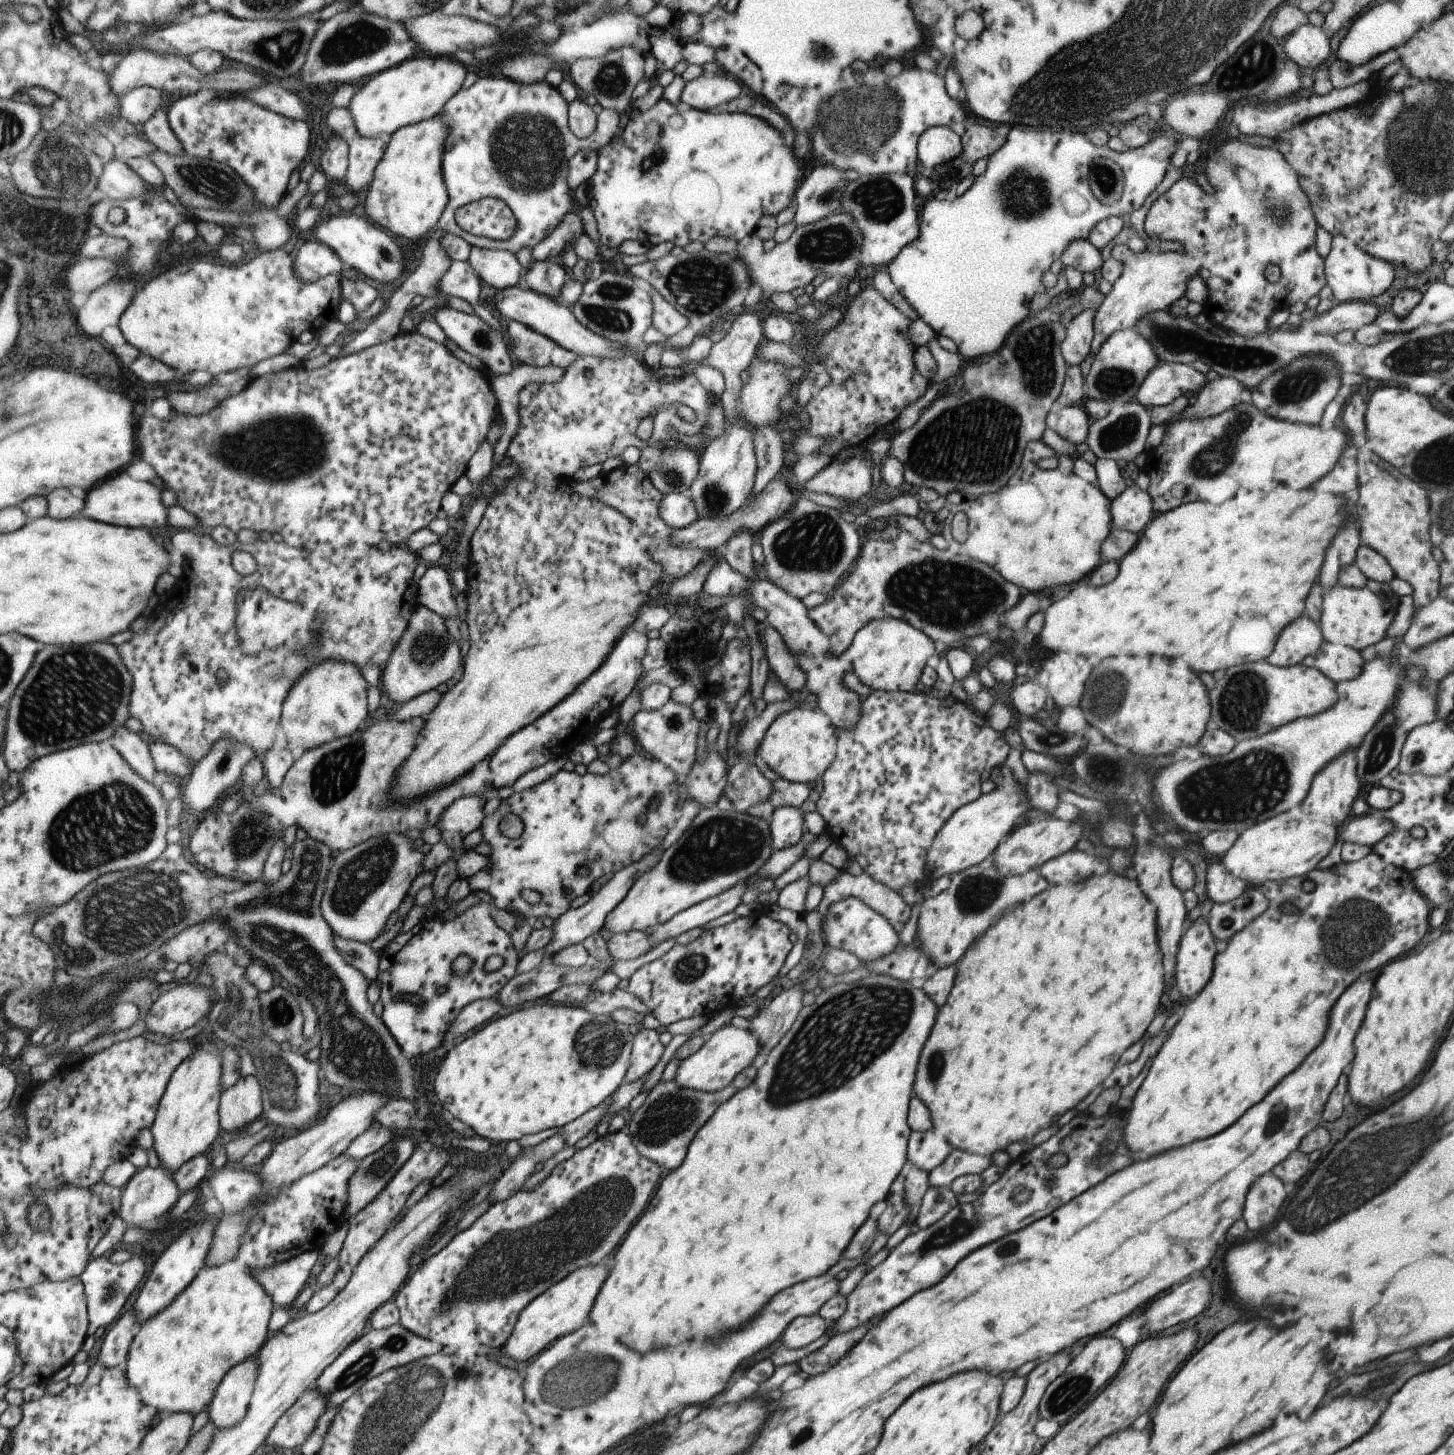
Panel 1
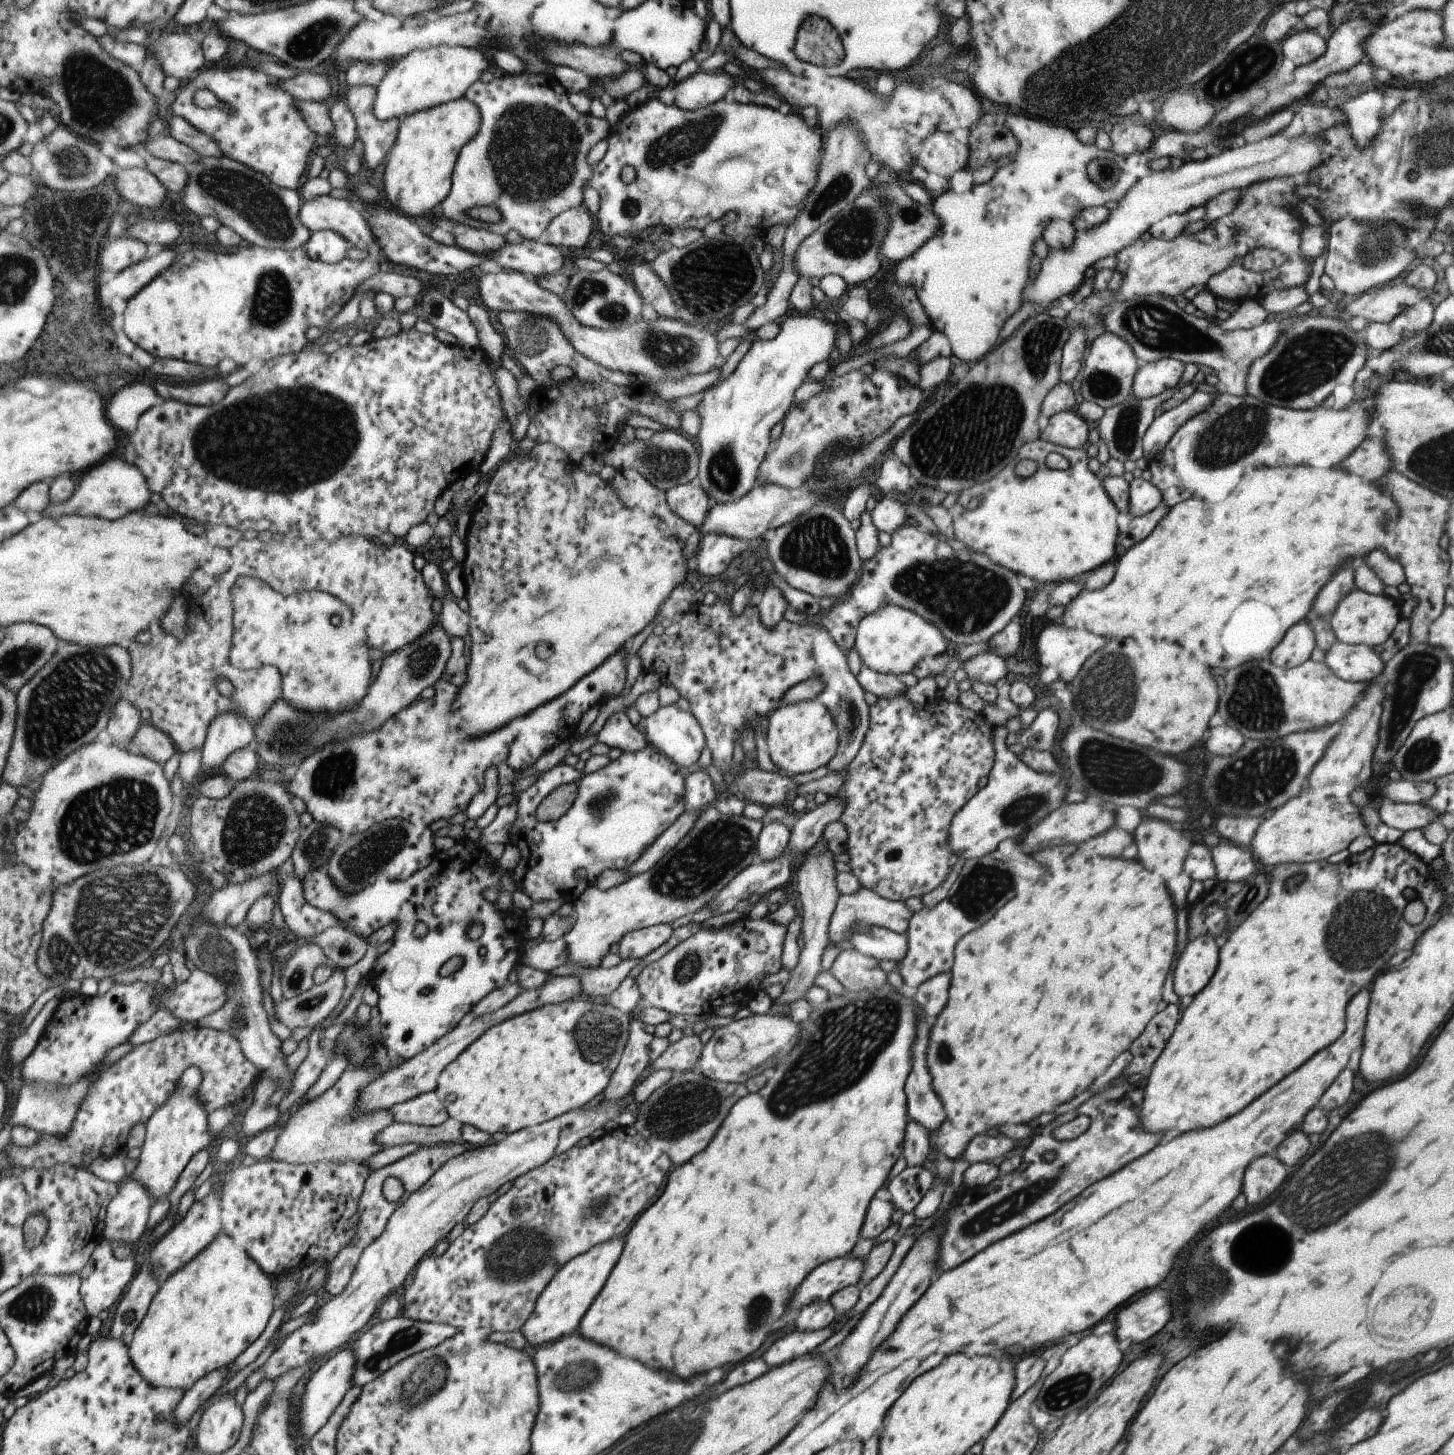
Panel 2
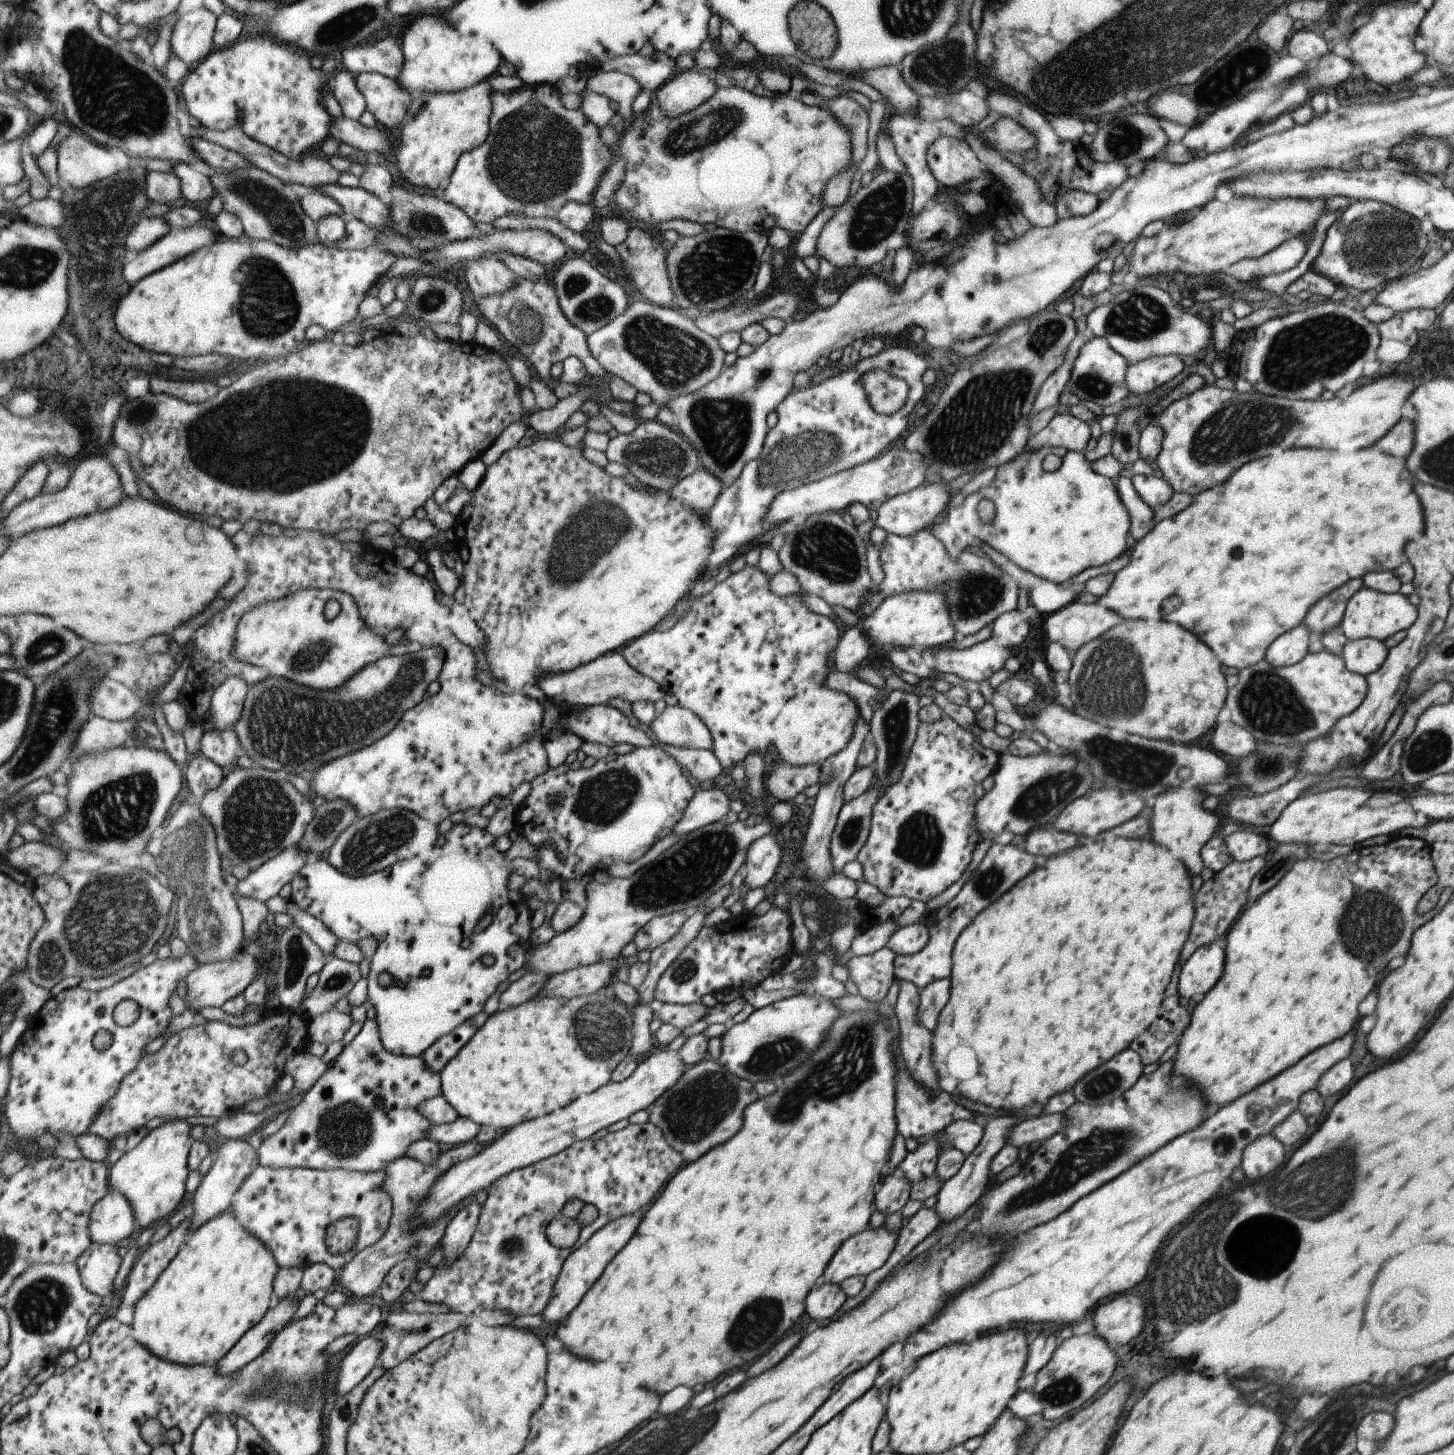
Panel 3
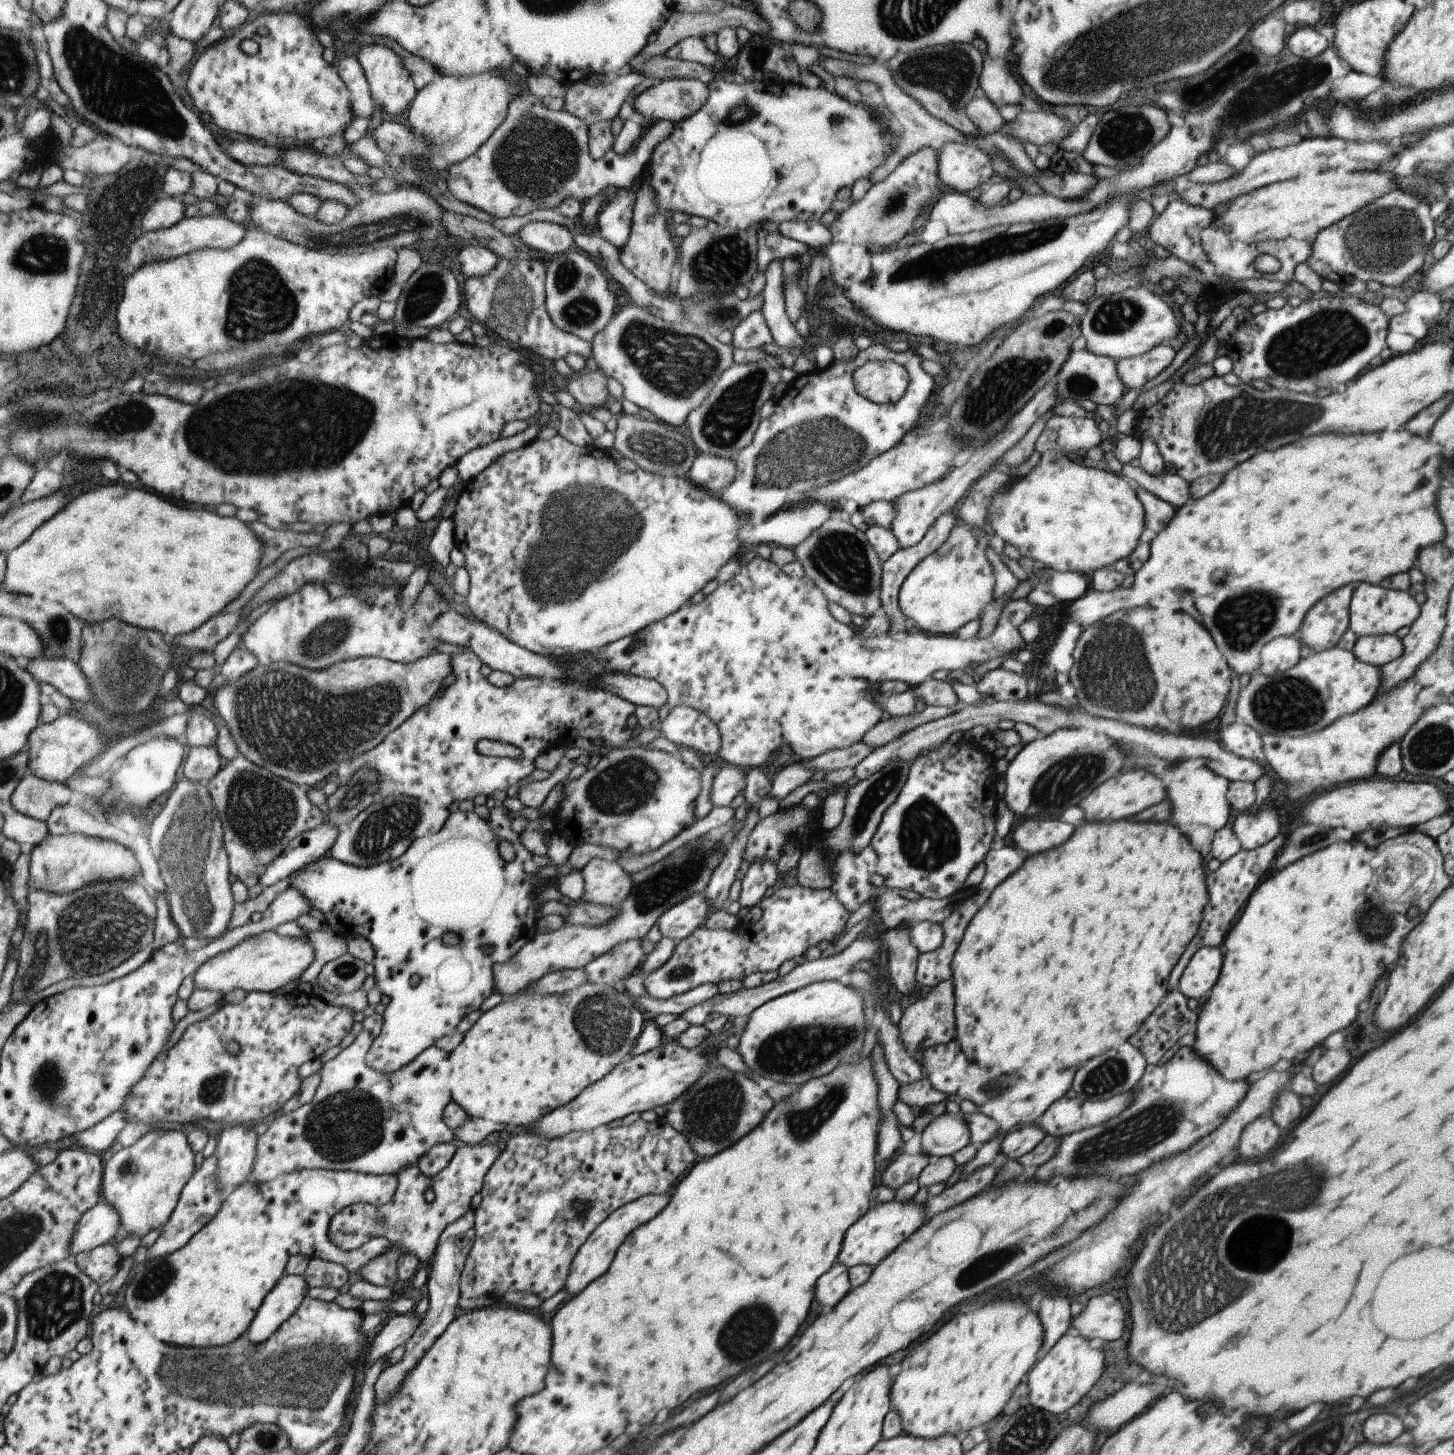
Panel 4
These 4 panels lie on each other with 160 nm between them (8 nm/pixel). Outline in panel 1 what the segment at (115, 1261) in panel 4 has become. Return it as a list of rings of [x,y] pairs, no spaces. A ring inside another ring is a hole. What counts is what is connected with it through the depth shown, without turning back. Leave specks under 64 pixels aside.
[[[109,1253],[100,1257],[95,1257],[86,1268],[86,1271],[80,1276],[82,1278],[85,1292],[88,1300],[88,1313],[90,1316],[90,1326],[88,1334],[95,1334],[101,1326],[111,1326],[117,1322],[121,1316],[127,1298],[141,1286],[147,1276],[147,1264],[143,1262],[140,1256],[134,1256],[121,1264],[113,1264],[109,1260]]]

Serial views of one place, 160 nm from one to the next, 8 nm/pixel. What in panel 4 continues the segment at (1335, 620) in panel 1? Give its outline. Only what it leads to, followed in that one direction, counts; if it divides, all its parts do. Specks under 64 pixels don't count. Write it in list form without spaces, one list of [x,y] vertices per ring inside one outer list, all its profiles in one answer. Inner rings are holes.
[[[1365,581],[1358,583],[1353,589],[1348,606],[1348,628],[1356,636],[1382,635],[1394,633],[1409,626],[1419,614],[1420,605],[1407,593],[1407,591],[1396,591],[1383,588]]]

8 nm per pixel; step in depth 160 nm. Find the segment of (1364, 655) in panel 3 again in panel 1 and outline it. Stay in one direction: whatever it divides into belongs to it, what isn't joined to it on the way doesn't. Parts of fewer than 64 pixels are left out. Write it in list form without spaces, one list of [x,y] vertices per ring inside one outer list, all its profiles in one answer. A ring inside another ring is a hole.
[[[1323,641],[1313,655],[1313,667],[1333,682],[1353,680],[1365,662],[1358,650],[1327,641]]]

